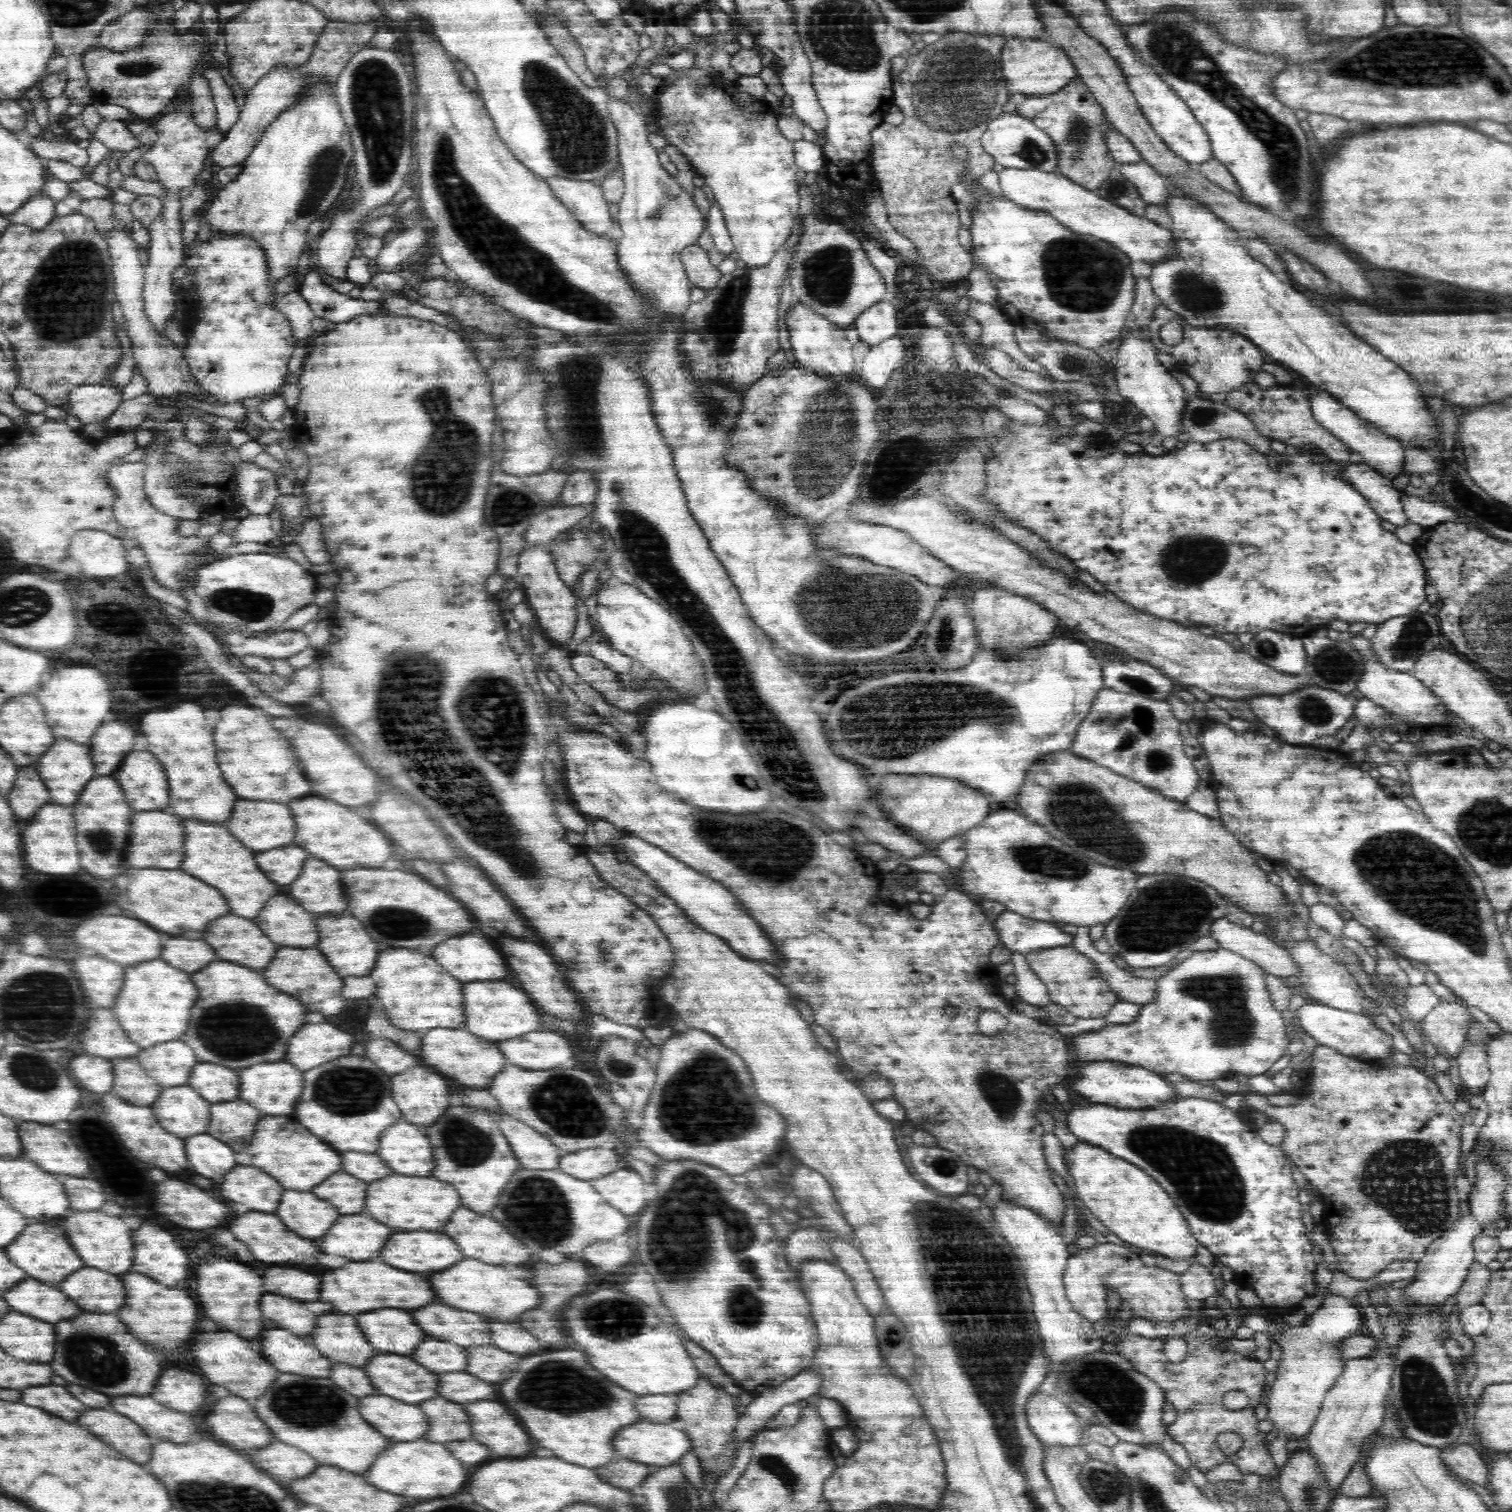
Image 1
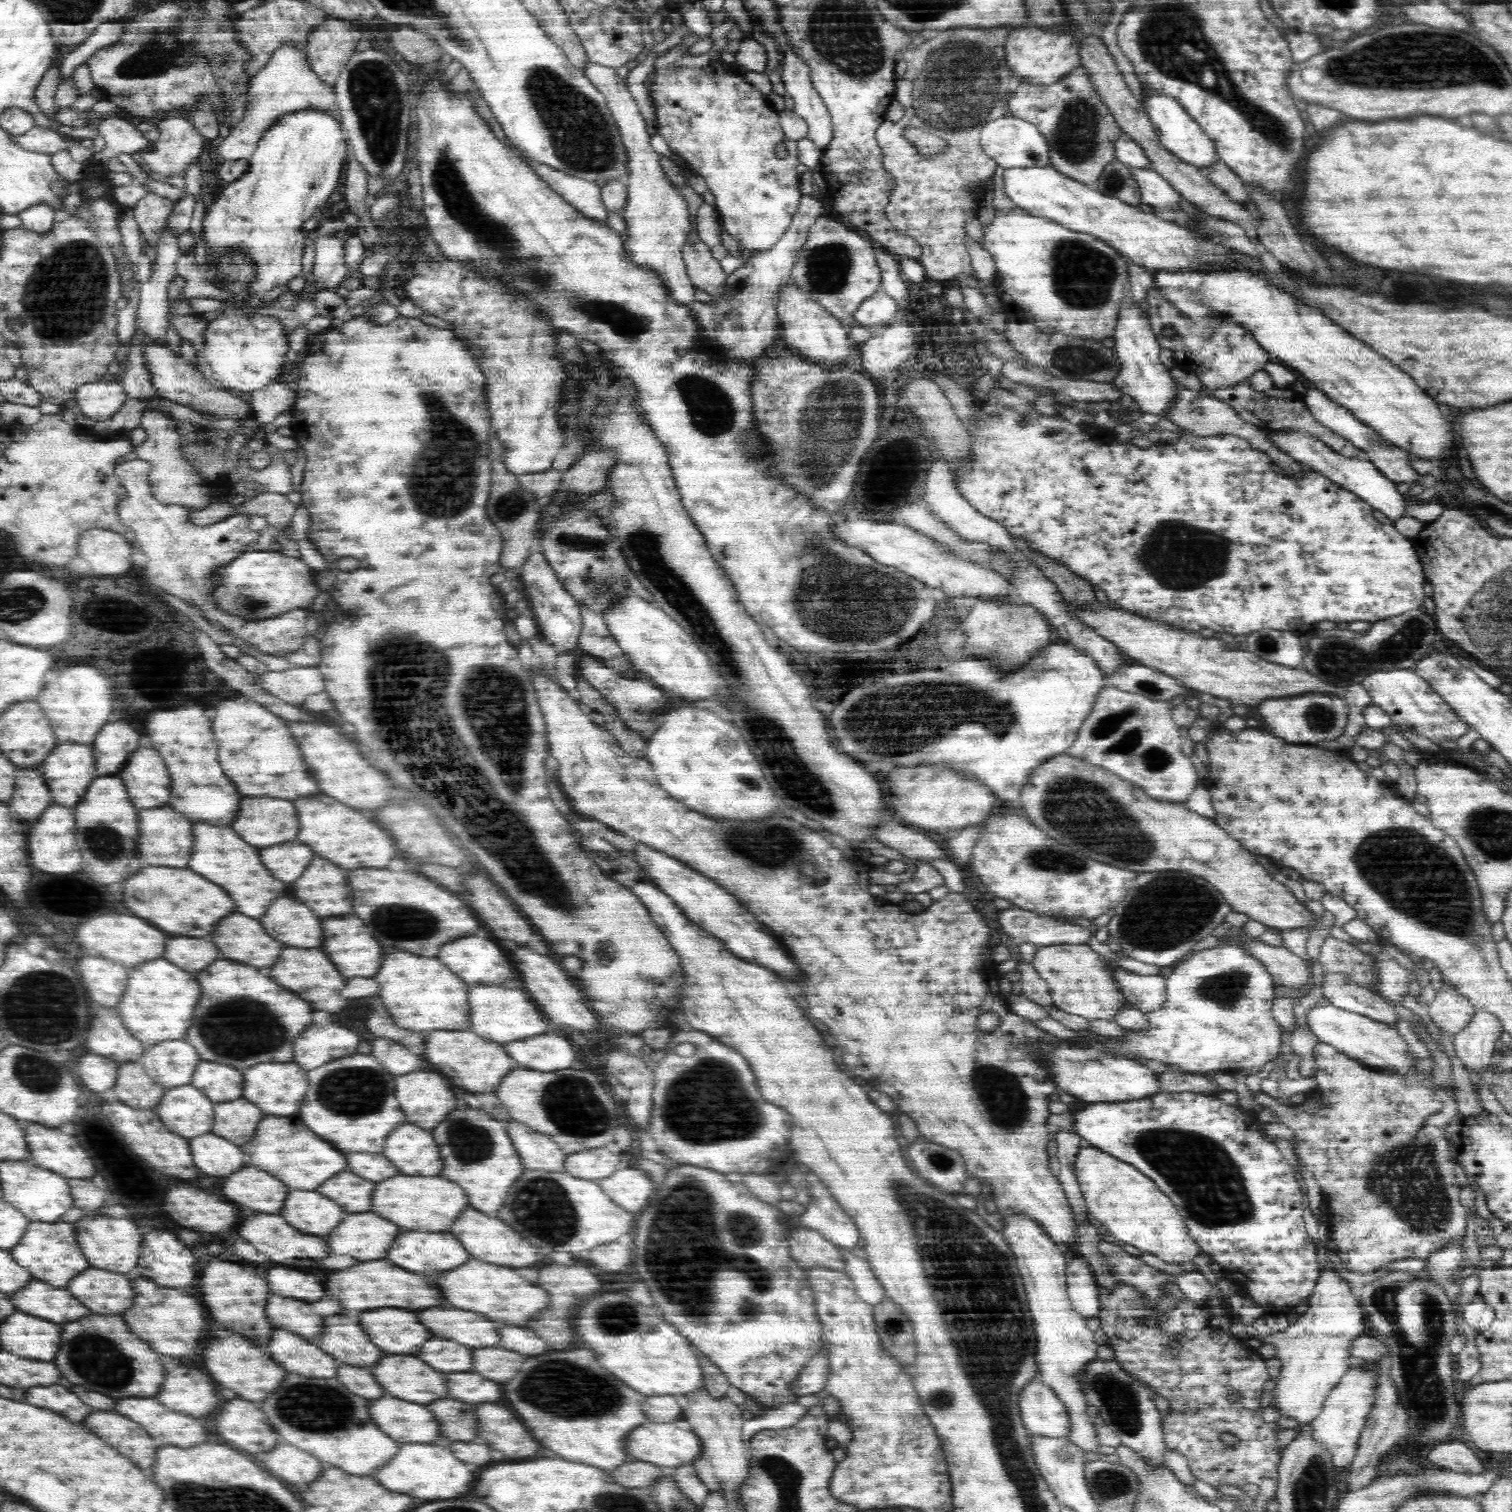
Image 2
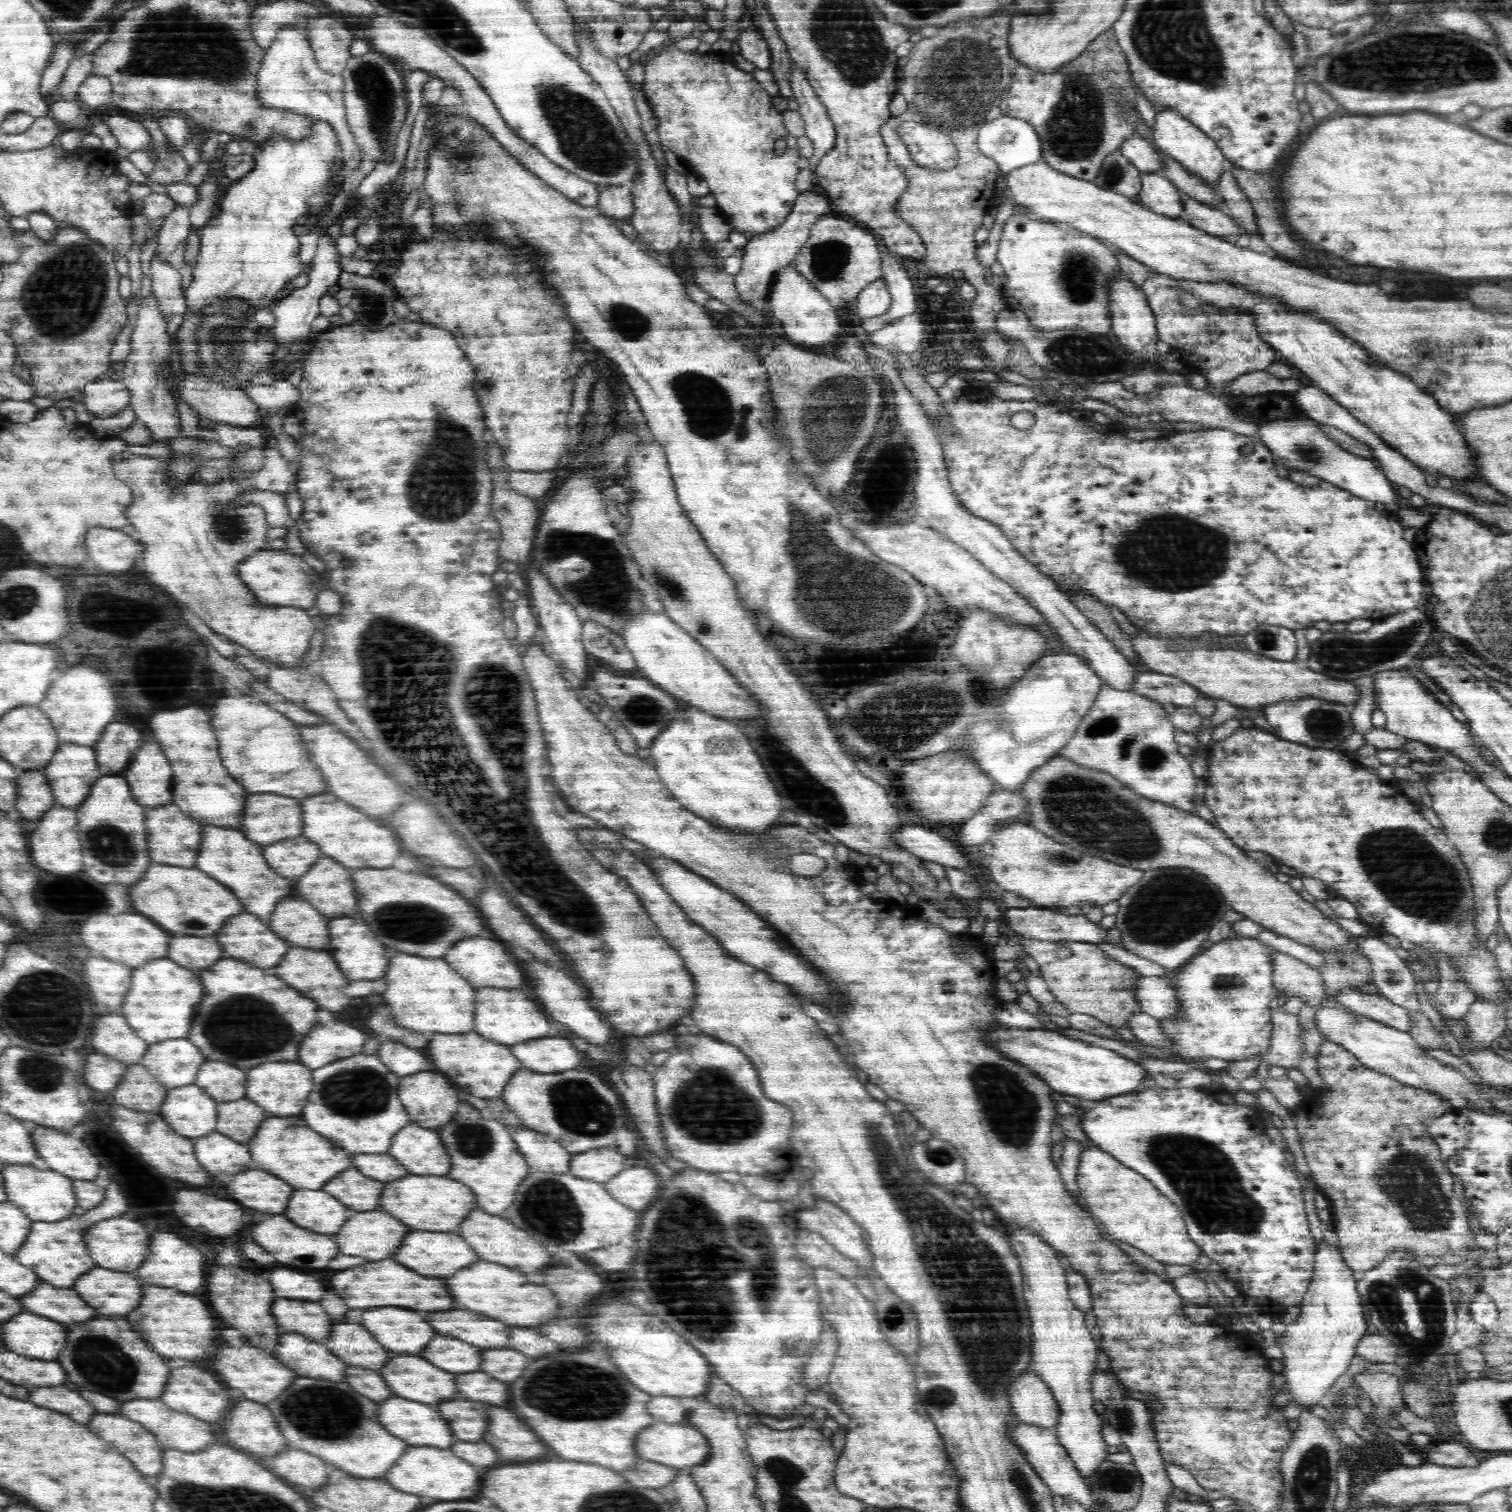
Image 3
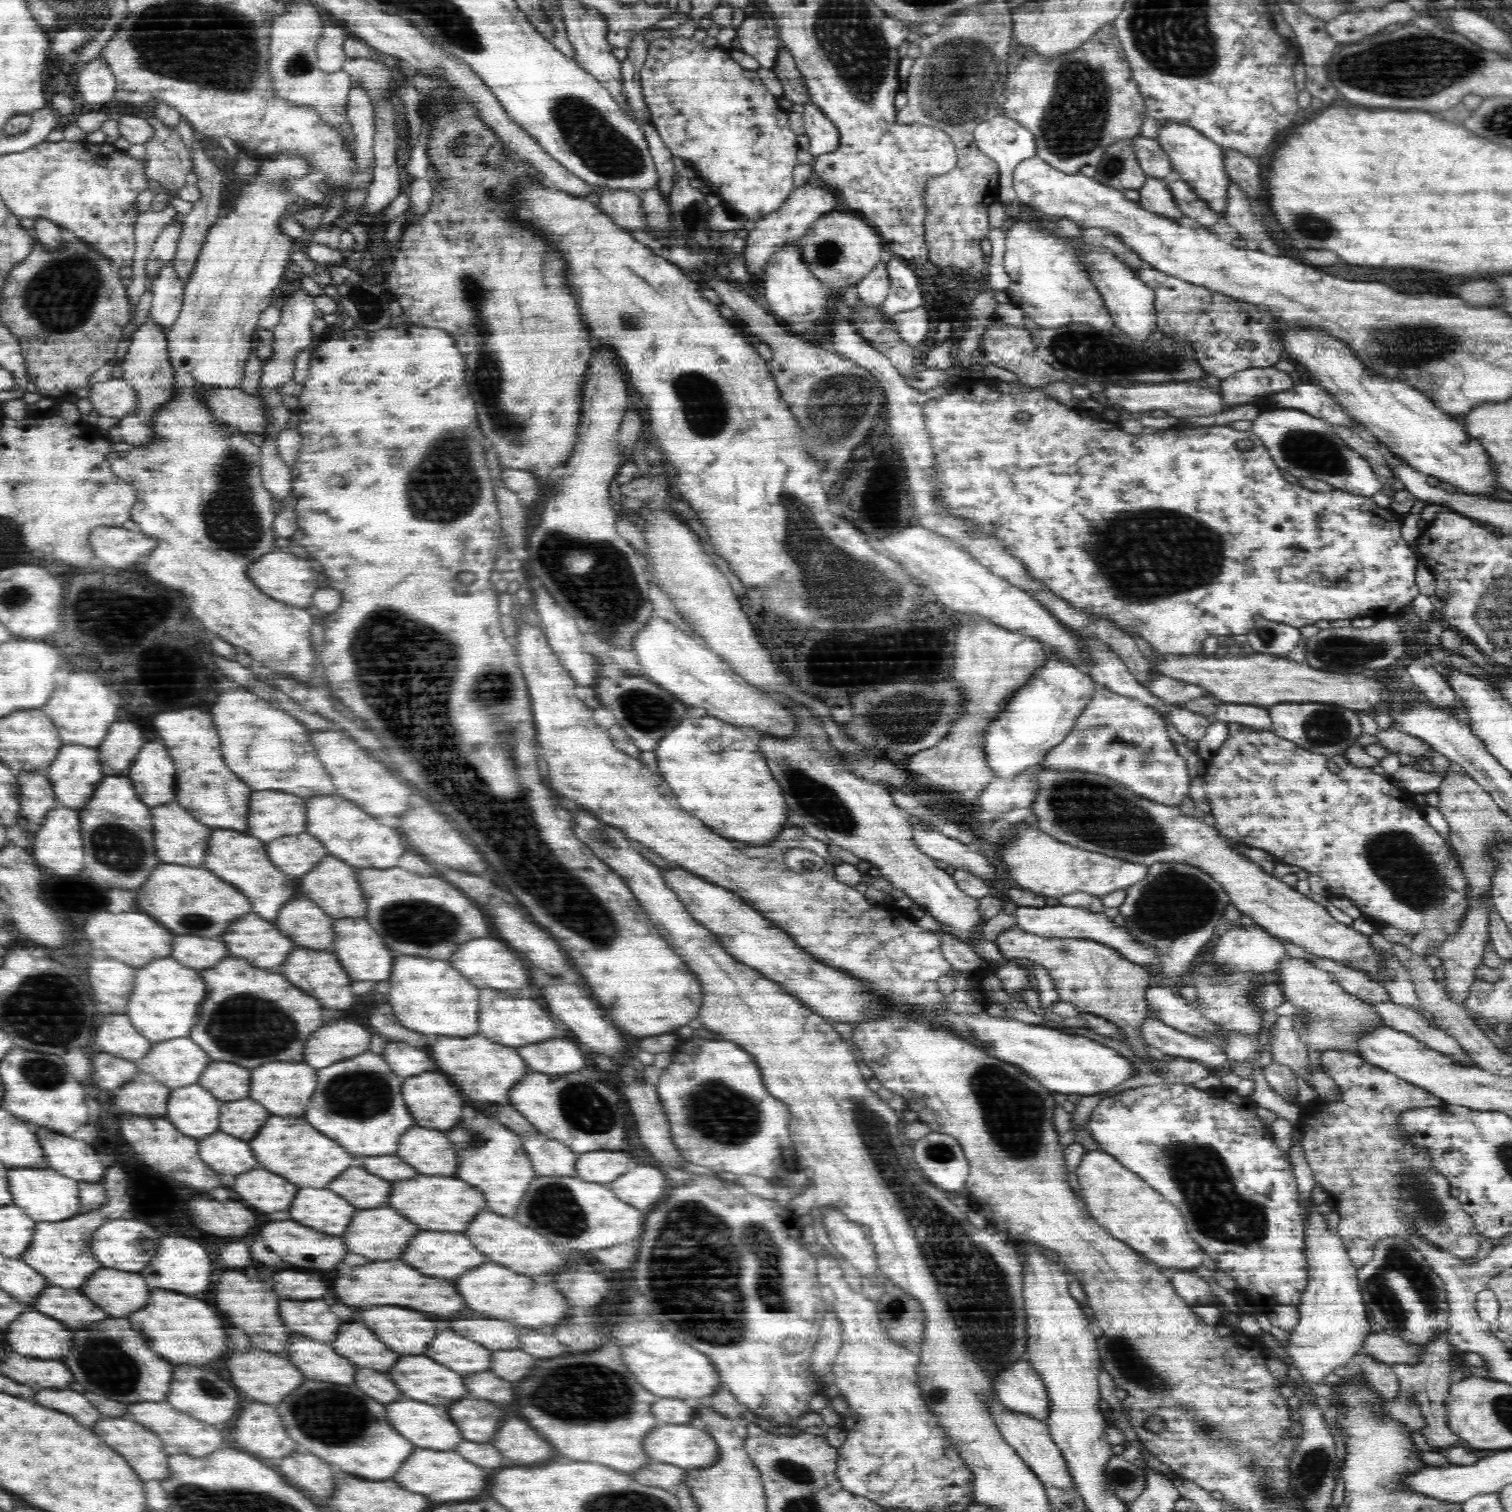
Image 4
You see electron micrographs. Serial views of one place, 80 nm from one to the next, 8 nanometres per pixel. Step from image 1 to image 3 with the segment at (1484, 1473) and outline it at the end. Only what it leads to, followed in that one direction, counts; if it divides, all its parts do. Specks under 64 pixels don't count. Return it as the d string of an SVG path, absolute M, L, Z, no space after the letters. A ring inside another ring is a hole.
M1458 1442L1433 1443L1425 1450L1426 1462L1440 1466L1478 1467L1481 1462L1462 1444Z

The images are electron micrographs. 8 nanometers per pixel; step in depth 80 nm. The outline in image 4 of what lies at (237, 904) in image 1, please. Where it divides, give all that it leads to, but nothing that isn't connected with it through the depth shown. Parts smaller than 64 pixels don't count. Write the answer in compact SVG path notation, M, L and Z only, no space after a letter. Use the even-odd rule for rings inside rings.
M214 830L214 840L210 842L210 860L206 858L204 868L214 872L218 878L234 884L236 888L242 888L246 896L250 896L250 902L254 904L254 912L260 914L264 920L274 920L278 910L294 898L296 884L286 878L284 872L280 872L266 856L264 842L260 842L254 836L240 834L234 830Z

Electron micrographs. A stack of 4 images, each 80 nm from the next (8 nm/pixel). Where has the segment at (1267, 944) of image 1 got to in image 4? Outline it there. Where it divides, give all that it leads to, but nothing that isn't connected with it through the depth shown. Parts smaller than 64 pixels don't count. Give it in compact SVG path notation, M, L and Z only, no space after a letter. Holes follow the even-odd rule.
M1297 958L1284 959L1279 964L1278 970L1283 995L1298 1006L1298 1014L1292 1016L1292 1019L1297 1020L1297 1023L1294 1023L1294 1029L1298 1031L1301 1042L1307 1046L1307 1049L1312 1048L1317 1052L1350 1052L1351 1054L1358 1055L1360 1054L1358 1043L1361 1042L1361 1038L1365 1032L1385 1026L1382 1019L1378 1016L1378 1013L1373 1010L1373 1006L1371 1006L1370 1002L1365 1002L1353 994L1348 994L1340 984L1334 980L1332 974L1315 968L1310 965L1308 961Z

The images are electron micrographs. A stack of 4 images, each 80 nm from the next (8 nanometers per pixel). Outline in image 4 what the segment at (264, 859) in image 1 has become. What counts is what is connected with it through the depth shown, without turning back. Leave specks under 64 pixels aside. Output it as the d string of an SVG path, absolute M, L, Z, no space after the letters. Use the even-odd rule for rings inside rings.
M310 834L276 838L266 846L266 852L282 872L292 876L310 872L326 856L326 848Z

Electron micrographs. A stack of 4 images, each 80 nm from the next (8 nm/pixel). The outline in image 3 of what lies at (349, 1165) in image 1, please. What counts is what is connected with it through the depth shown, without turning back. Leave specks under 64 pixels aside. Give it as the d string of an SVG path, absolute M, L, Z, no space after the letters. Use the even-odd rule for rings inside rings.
M358 1154L352 1158L354 1166L360 1172L366 1172L366 1176L374 1176L374 1180L396 1180L406 1176L406 1168L402 1164L398 1164L394 1158L390 1158L388 1154Z

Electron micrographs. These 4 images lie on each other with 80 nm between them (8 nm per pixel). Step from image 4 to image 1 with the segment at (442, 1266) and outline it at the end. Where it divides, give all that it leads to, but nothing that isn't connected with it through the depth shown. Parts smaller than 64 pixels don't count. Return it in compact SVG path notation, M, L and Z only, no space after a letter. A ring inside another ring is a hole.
M428 1230L394 1234L394 1240L386 1244L386 1252L380 1256L386 1264L408 1272L442 1270L442 1266L452 1266L462 1258L464 1254L450 1236Z

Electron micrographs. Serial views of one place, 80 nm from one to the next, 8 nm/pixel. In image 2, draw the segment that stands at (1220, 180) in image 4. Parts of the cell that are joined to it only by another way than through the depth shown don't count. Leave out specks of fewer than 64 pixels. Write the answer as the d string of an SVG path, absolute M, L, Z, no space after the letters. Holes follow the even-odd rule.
M1144 88L1142 90L1144 94L1143 109L1152 121L1159 143L1166 147L1166 150L1179 156L1182 162L1198 168L1212 167L1214 163L1220 161L1217 157L1214 141L1210 140L1210 137L1202 130L1202 127L1176 99L1156 92L1152 93Z

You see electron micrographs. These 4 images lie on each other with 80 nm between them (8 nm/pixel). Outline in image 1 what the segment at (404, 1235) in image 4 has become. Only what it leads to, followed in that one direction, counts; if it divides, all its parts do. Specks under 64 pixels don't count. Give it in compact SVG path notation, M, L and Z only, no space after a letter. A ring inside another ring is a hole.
M362 1214L342 1216L342 1220L322 1236L322 1250L350 1260L368 1260L380 1254L382 1246L394 1232L394 1228Z

